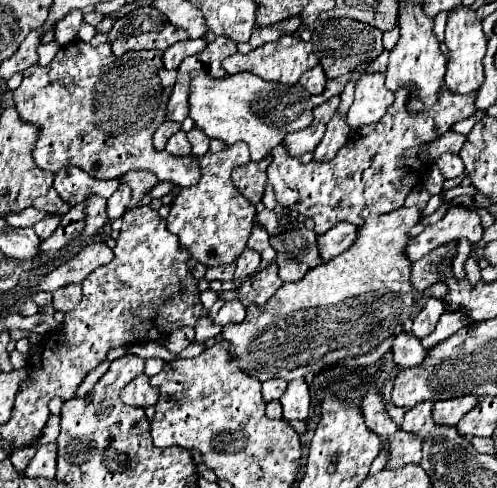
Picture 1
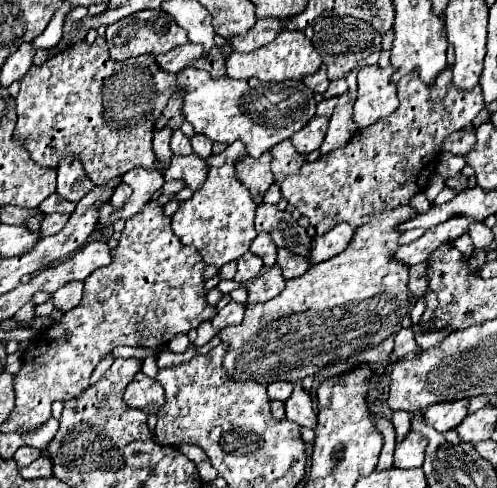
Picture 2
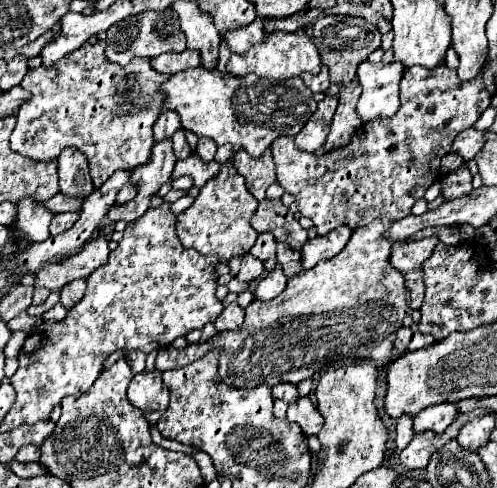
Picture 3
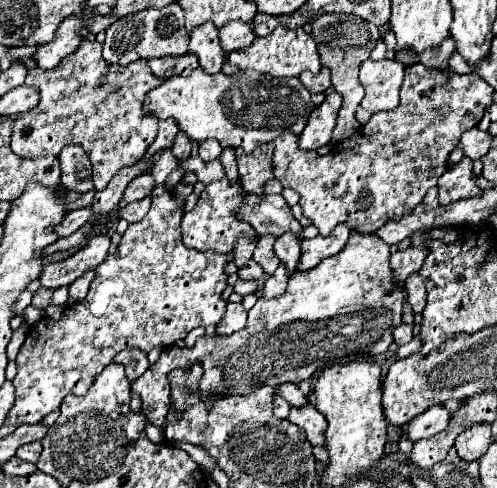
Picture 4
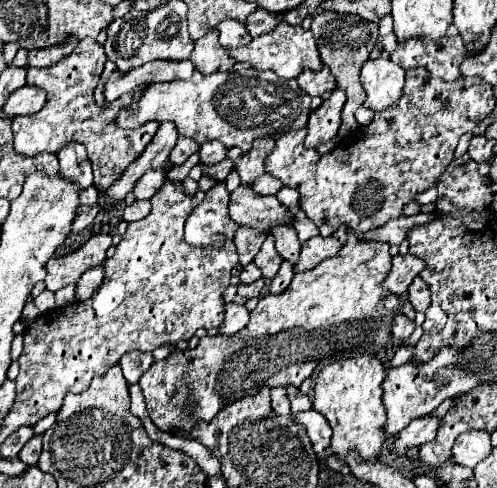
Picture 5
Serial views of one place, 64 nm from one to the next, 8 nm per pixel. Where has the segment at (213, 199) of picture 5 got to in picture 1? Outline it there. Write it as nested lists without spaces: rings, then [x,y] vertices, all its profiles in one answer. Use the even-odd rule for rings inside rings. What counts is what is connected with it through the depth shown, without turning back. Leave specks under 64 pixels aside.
[[[236,142],[234,146],[226,146],[224,150],[212,154],[206,152],[204,156],[194,156],[198,160],[202,178],[196,186],[192,188],[172,188],[172,204],[170,204],[170,214],[166,218],[168,230],[178,236],[180,248],[188,250],[192,258],[206,266],[222,266],[234,262],[242,250],[248,248],[256,250],[262,256],[264,264],[272,264],[276,258],[274,248],[268,242],[268,232],[264,226],[254,222],[256,208],[234,188],[230,172],[236,166],[242,166],[250,162],[248,146],[244,142]],[[254,222],[254,226],[252,226]],[[252,228],[252,236],[250,236]],[[250,236],[250,238],[248,238]]]

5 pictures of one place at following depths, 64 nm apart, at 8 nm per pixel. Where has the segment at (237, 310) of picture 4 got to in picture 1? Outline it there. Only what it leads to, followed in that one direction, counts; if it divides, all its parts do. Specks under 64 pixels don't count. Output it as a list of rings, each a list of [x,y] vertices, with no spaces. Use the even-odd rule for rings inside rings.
[[[238,300],[226,302],[226,304],[220,308],[220,312],[218,312],[218,316],[214,318],[214,322],[220,324],[220,326],[226,326],[226,324],[230,324],[230,322],[242,322],[242,320],[244,320],[244,310],[246,310],[246,308],[244,308]]]

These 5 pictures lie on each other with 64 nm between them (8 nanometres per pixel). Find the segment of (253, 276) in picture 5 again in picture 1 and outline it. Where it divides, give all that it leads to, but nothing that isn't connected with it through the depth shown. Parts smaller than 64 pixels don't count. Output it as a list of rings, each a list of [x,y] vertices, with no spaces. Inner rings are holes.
[[[246,248],[240,258],[236,260],[236,274],[234,274],[234,280],[240,282],[244,278],[248,278],[250,274],[254,274],[258,268],[260,268],[262,260],[260,260],[260,254],[258,252],[252,252],[252,248]]]

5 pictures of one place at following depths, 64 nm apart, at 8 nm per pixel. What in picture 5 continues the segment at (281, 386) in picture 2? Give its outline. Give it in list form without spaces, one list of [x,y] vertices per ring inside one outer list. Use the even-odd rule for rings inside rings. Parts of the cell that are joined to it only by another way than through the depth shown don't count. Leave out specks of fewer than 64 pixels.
[[[288,386],[288,388],[286,388],[286,394],[288,394],[288,400],[290,400],[290,404],[292,404],[292,414],[302,412],[302,410],[310,410],[310,408],[312,408],[310,398],[308,398],[306,394],[302,394],[298,388]]]

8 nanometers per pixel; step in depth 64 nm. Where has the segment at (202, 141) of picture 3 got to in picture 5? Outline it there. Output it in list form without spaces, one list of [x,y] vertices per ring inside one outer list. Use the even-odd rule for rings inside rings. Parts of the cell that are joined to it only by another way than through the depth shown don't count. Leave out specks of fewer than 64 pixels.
[[[210,140],[208,144],[200,146],[200,162],[202,164],[216,164],[226,158],[226,148],[218,140]]]

